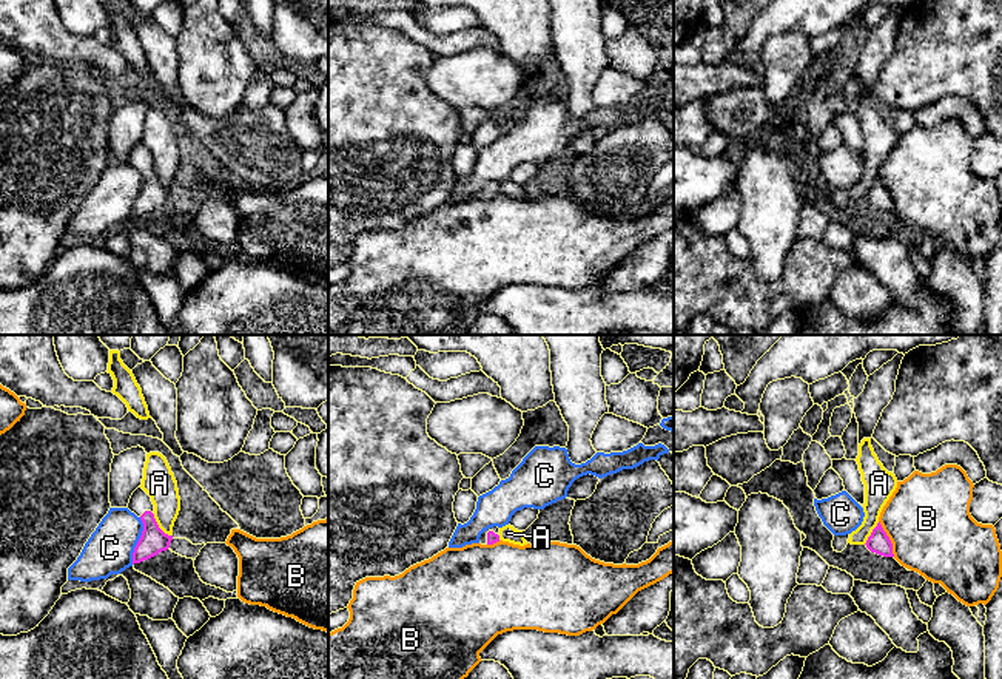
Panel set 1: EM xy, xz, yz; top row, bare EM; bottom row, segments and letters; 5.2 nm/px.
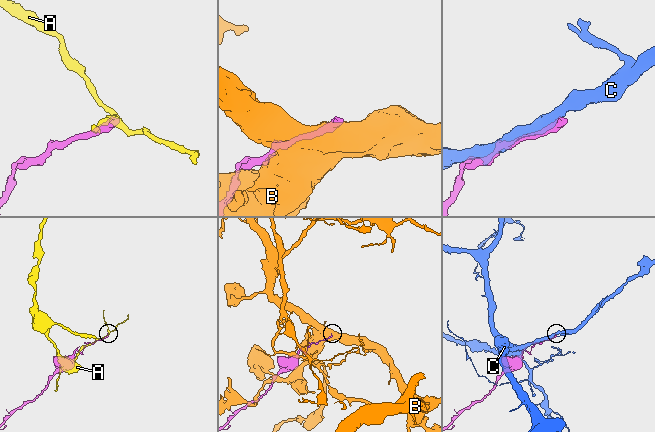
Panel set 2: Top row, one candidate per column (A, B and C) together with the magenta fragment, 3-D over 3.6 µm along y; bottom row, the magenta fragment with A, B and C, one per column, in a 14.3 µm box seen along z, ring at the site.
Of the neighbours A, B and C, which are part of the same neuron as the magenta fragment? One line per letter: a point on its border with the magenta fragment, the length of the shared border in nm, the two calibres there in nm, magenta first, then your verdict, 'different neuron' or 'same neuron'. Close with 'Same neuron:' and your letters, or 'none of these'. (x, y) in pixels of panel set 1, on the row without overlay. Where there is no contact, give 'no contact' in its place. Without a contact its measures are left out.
A: xy (158, 181) | 160 nm | 140/170 nm | different neuron
B: yz (888, 193) | 200 nm | 110/440 nm | different neuron
C: xy (139, 195) | 260 nm | 140/240 nm | different neuron
Same neuron: none of these

